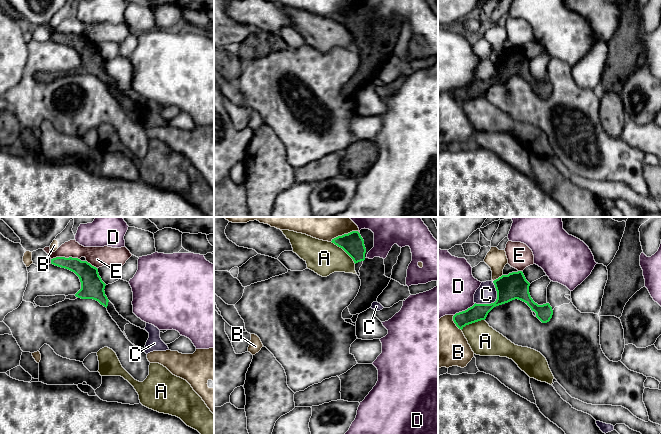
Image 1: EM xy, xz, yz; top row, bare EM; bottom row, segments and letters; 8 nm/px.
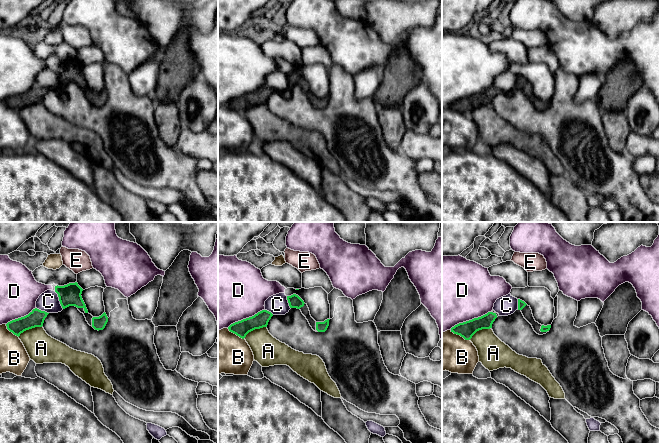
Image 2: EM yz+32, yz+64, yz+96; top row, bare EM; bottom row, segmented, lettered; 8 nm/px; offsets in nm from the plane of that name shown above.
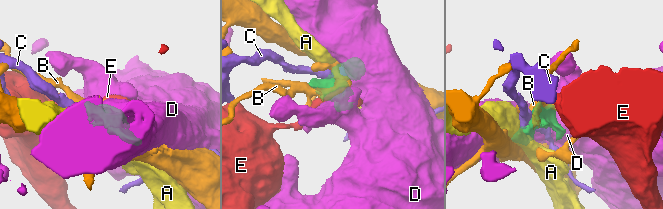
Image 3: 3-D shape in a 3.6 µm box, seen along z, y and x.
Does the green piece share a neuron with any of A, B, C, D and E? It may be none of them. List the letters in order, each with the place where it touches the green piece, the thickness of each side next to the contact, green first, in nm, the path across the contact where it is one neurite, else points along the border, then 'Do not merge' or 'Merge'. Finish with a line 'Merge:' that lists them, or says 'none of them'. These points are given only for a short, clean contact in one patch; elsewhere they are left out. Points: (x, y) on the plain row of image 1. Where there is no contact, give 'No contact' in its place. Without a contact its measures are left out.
A: Touches green at xz (344, 26). Thickness 180 nm (green) against 280 nm. Do not merge
B: Touches green at xz (344, 10). Thickness 180 nm (green) against 140 nm. Do not merge
C: Touches green at yz (496, 76). Thickness 220 nm (green) against 160 nm. Do not merge
D: Touches green at yz (465, 86). Thickness 140 nm (green) against 460 nm. Boundary: yz (475, 79), (454, 91). Do not merge
E: Touches green at xy (64, 33). Thickness 160 nm (green) against 150 nm. Boundary: xy (79, 34), (53, 33), (51, 35). Do not merge
Merge: none of them

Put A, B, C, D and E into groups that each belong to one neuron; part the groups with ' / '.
A / B / C E / D

